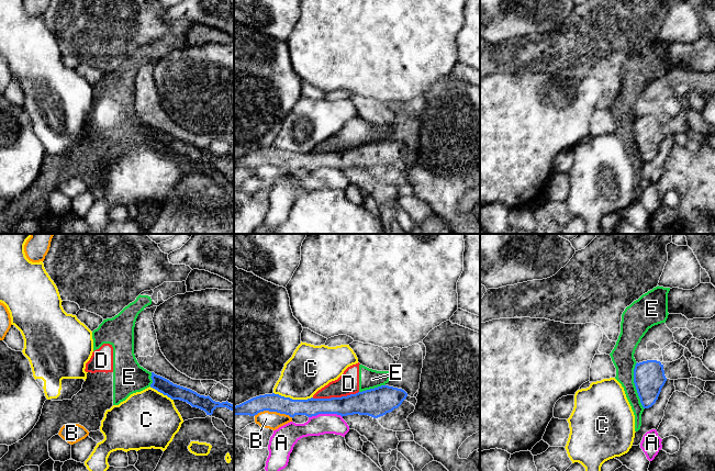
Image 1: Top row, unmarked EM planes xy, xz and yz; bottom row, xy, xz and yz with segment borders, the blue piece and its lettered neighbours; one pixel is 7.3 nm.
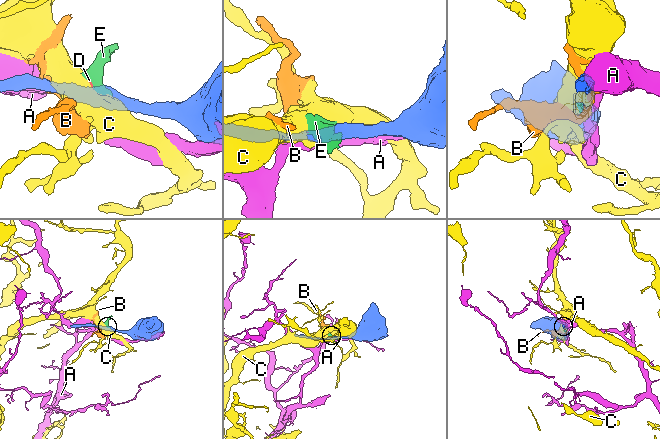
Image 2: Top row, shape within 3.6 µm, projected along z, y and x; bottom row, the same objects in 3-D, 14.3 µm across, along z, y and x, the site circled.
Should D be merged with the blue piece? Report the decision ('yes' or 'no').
no

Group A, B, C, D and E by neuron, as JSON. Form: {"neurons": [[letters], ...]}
{"neurons": [["A"], ["B"], ["C"], ["D", "E"]]}

